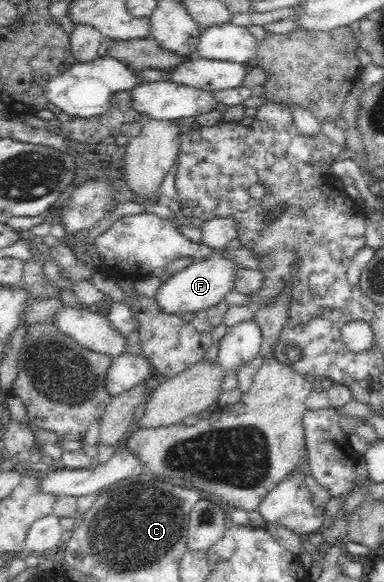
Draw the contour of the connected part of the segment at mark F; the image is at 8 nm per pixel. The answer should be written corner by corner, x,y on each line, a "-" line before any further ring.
216,250
201,262
194,261
185,270
175,273
162,282
155,300
164,312
170,314
182,314
182,312
196,312
197,310
206,309
225,300
227,294
235,290
236,274
240,268
236,261
221,250

